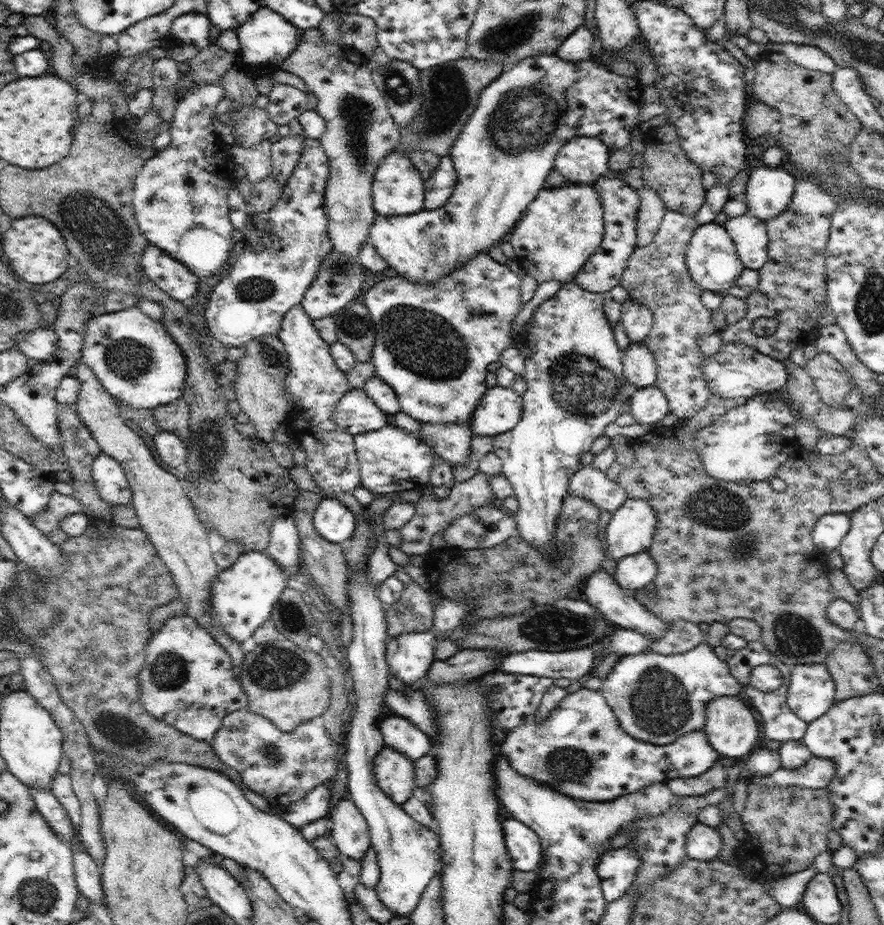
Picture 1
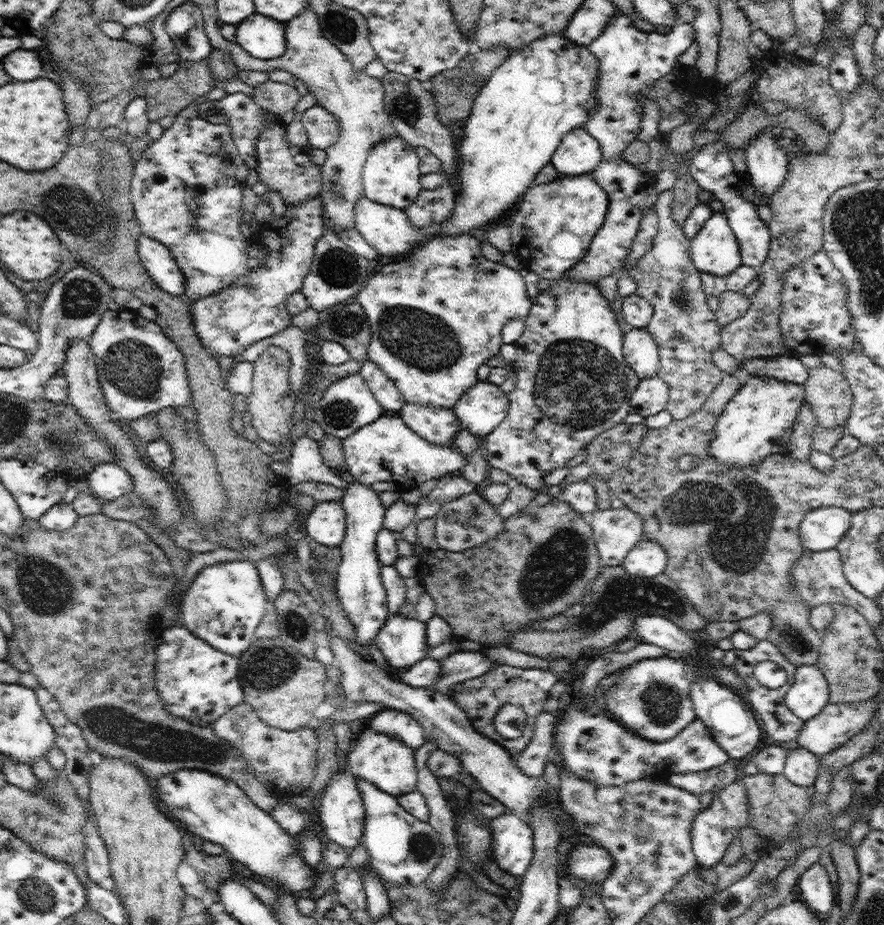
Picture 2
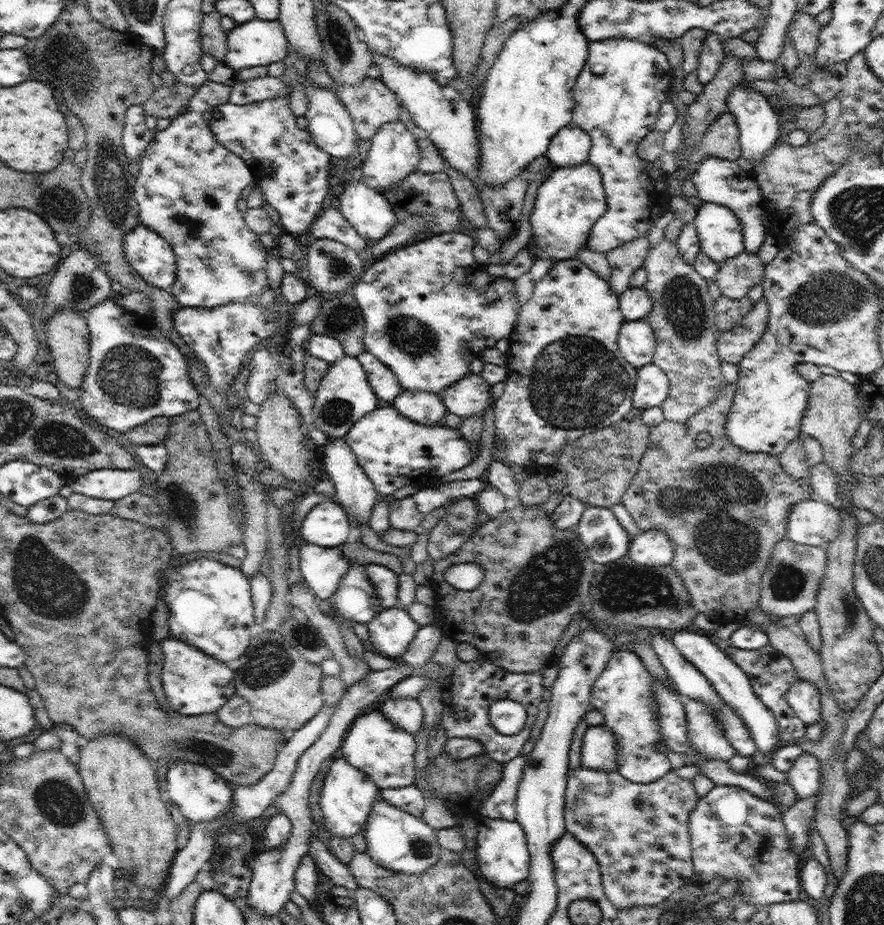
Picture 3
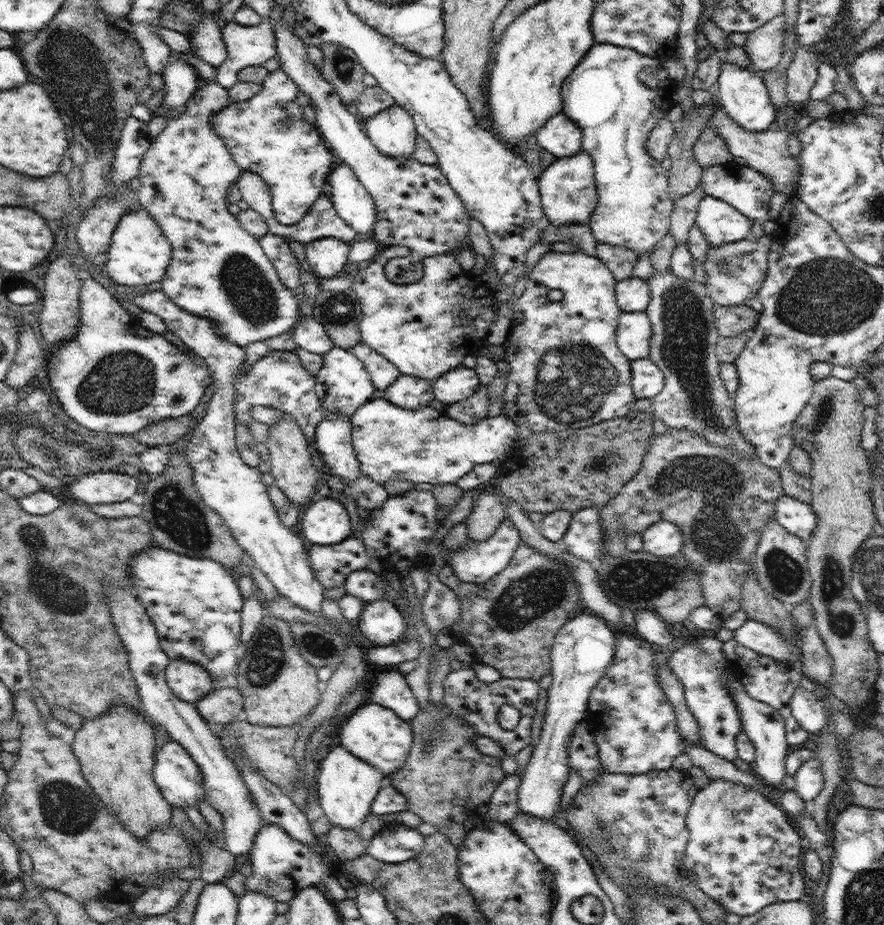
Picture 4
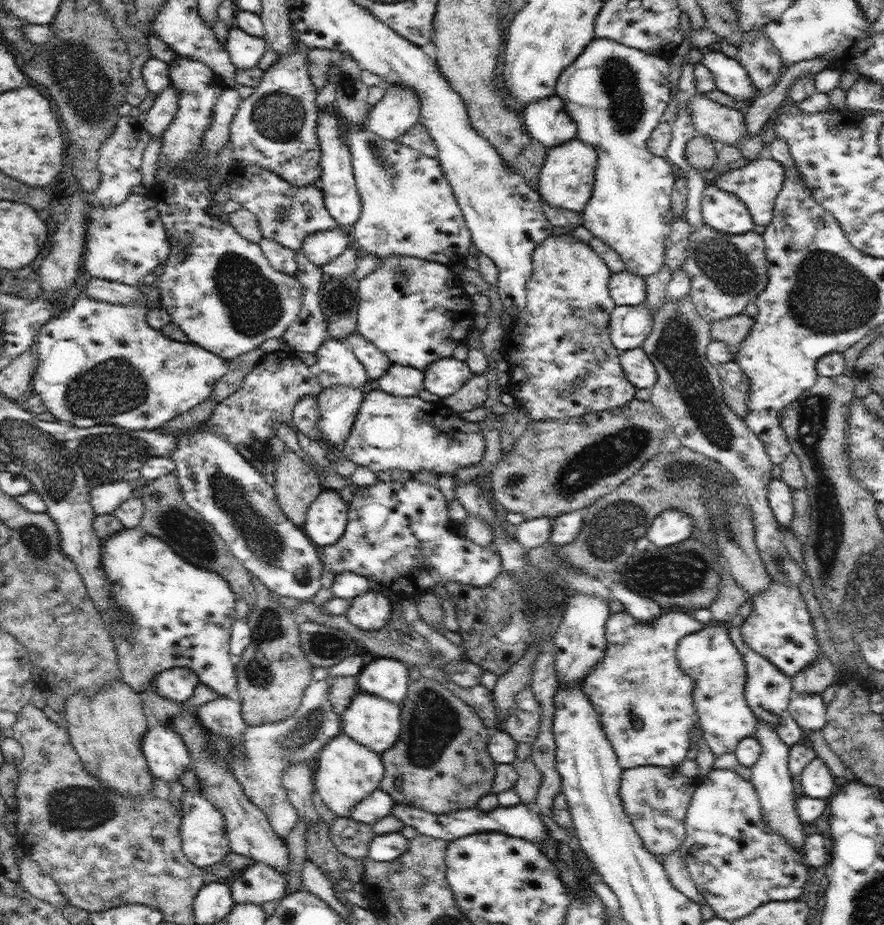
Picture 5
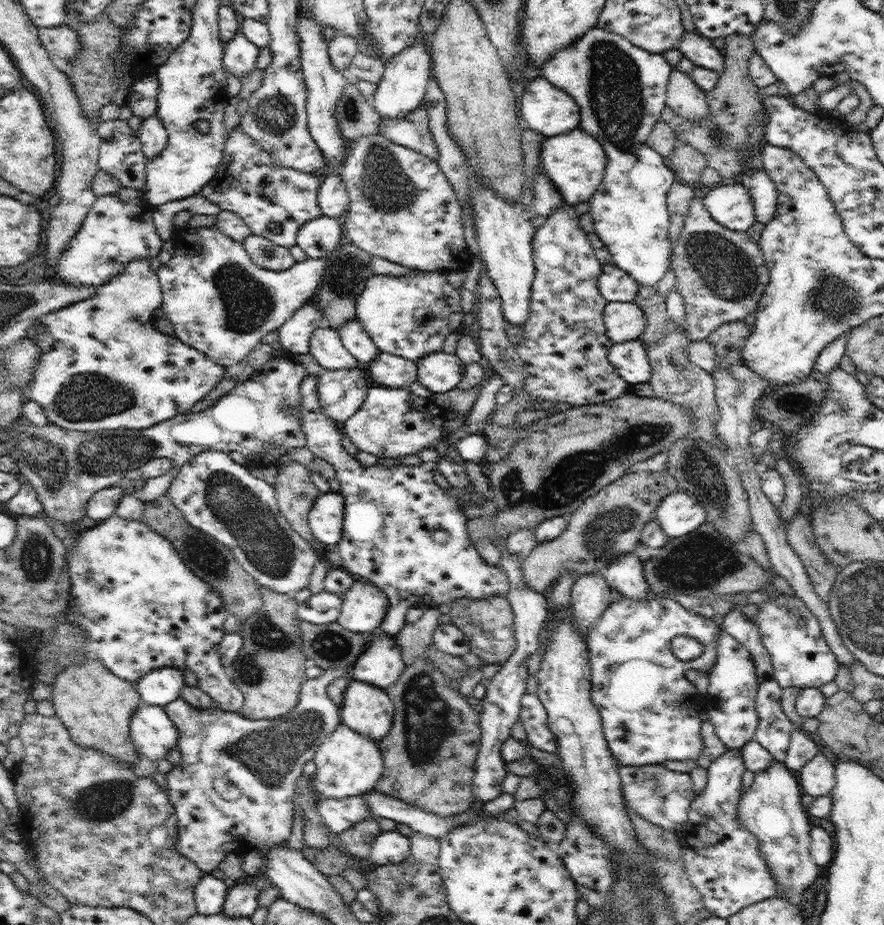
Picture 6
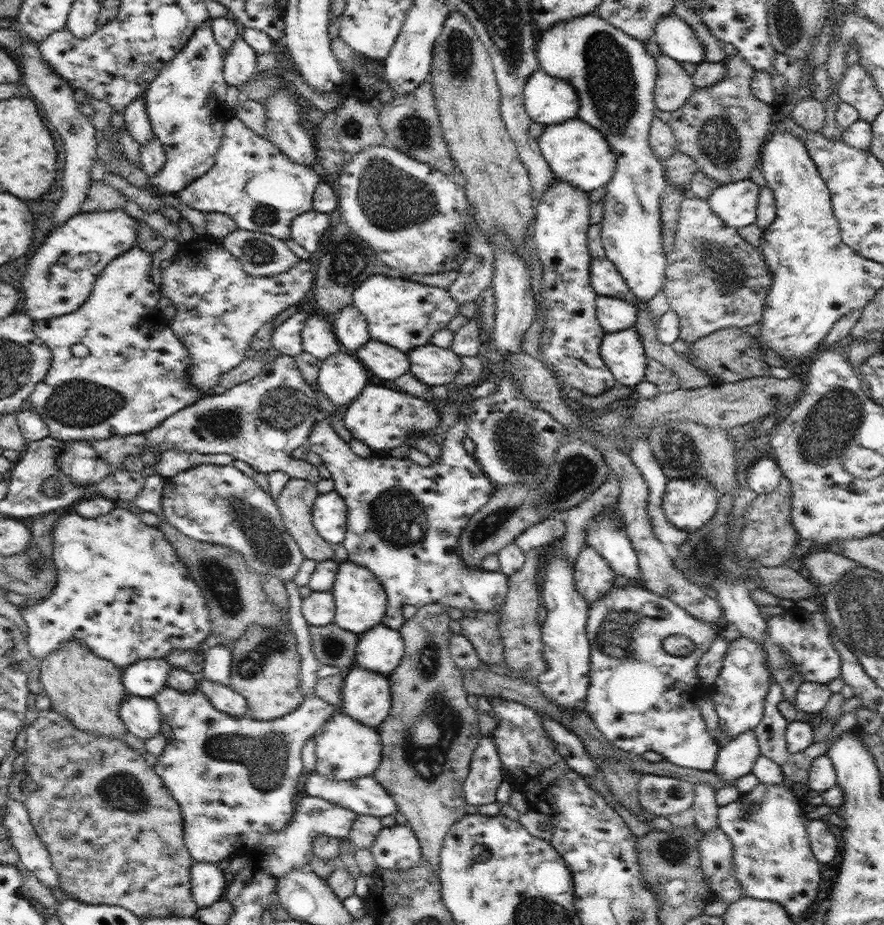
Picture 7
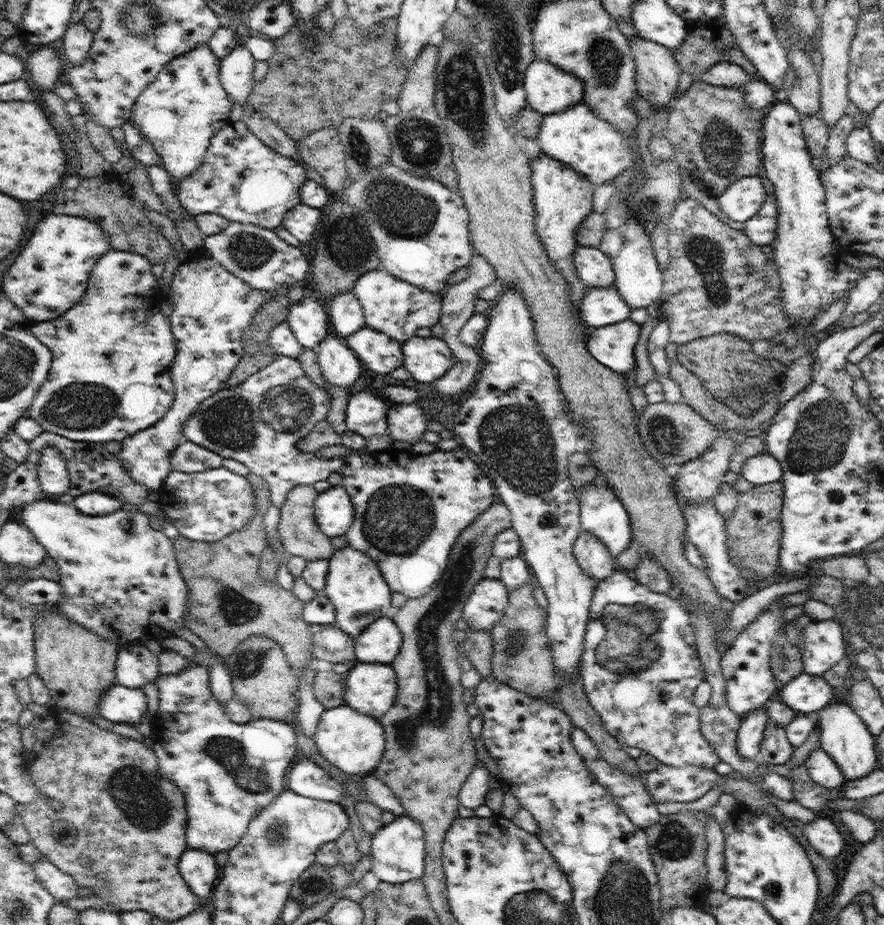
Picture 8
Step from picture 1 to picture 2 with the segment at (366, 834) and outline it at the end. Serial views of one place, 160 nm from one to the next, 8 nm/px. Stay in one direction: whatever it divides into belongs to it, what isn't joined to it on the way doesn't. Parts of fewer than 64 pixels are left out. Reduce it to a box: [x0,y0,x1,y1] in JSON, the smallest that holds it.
[319,770,366,853]

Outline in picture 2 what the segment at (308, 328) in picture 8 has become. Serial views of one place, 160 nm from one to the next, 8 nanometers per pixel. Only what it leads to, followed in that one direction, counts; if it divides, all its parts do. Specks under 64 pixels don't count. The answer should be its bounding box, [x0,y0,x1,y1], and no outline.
[313,373,385,439]

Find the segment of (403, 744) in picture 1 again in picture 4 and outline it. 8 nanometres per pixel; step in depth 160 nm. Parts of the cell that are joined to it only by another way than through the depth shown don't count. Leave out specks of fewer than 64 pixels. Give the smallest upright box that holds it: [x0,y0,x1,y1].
[369,666,420,723]

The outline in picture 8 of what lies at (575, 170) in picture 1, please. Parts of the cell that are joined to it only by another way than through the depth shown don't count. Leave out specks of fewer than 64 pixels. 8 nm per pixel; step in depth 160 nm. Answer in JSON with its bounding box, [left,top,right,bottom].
[524,57,583,116]

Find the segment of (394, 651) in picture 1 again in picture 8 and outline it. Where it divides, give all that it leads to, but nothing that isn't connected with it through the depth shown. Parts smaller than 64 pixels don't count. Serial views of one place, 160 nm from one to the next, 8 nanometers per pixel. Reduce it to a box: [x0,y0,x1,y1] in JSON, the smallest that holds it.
[322,545,393,640]

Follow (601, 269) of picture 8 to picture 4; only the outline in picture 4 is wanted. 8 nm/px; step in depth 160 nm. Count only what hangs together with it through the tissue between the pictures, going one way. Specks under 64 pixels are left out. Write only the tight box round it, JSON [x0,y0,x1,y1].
[614,274,650,312]

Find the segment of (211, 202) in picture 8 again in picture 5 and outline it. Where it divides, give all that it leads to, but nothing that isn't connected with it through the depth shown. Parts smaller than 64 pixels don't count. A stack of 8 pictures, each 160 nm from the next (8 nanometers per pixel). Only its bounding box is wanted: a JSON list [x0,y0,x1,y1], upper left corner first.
[229,164,344,250]

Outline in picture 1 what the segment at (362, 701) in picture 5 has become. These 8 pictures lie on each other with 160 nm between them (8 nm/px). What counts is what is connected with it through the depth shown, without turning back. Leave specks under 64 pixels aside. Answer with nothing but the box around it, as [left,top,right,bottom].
[373,744,416,805]

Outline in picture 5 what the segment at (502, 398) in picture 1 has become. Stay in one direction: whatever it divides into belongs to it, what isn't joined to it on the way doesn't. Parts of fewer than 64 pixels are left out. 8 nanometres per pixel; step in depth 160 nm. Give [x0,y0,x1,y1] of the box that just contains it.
[424,358,473,398]

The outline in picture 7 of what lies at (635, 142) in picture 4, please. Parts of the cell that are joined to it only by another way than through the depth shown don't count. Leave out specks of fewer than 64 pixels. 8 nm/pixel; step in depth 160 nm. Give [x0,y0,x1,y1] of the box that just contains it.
[535,10,670,301]

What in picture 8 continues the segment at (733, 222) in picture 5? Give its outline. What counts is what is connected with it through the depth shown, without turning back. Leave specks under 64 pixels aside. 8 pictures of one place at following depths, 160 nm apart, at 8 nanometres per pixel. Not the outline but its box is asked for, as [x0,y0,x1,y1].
[717,174,767,222]

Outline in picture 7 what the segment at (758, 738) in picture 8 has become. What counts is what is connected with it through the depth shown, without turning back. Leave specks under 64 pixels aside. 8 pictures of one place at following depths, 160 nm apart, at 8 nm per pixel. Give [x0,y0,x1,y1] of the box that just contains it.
[713,730,761,785]

